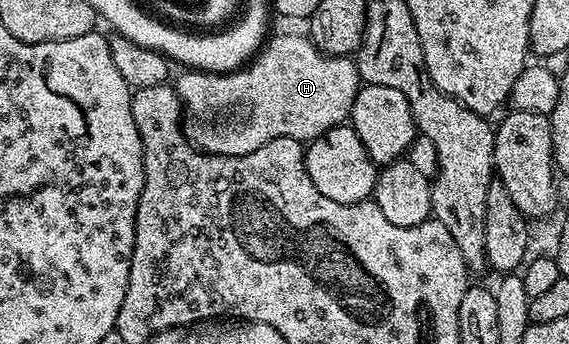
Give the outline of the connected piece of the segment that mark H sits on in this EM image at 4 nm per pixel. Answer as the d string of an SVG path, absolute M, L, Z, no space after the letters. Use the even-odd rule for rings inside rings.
M305 34L270 35L261 51L244 68L235 72L185 70L182 73L175 80L175 87L181 99L185 138L194 148L200 152L209 152L212 156L251 154L275 138L291 138L302 142L313 140L319 134L348 121L357 91L363 86L356 63L350 57L326 56Z

